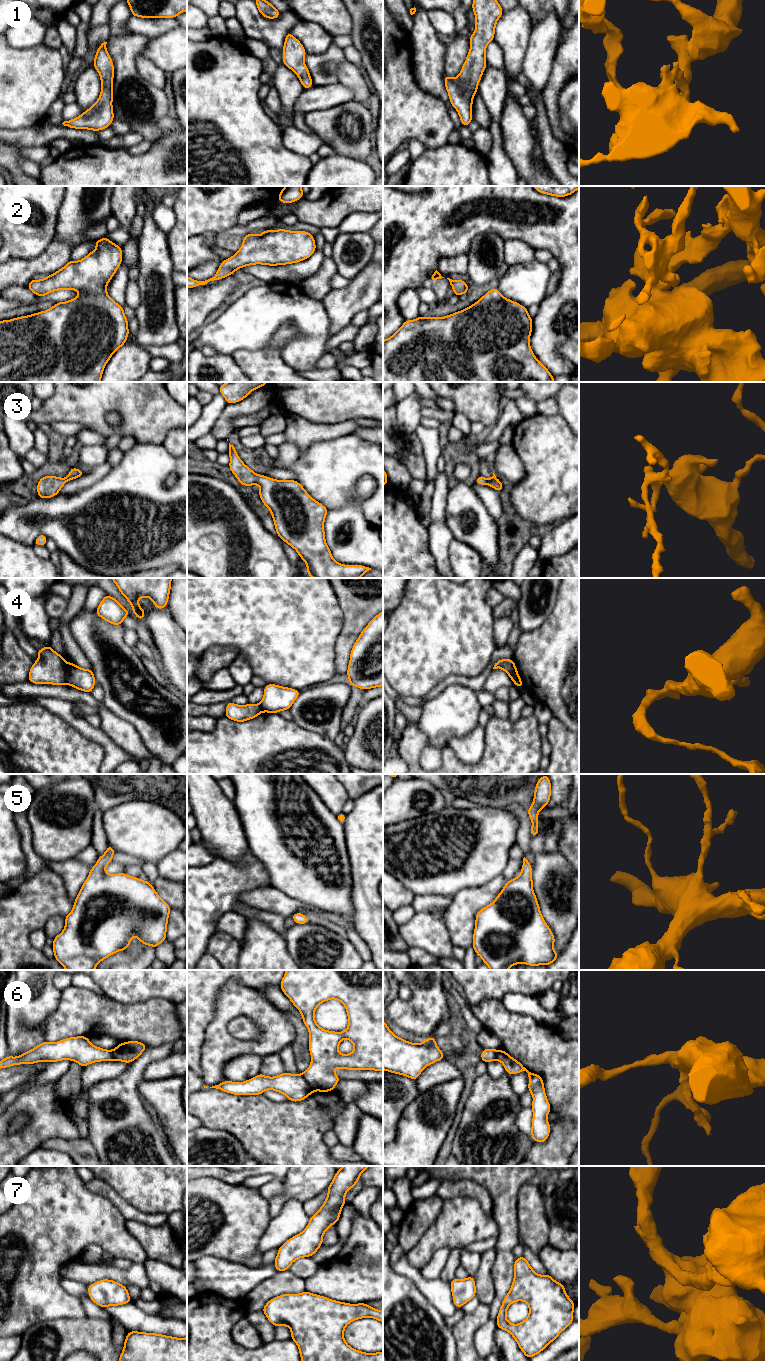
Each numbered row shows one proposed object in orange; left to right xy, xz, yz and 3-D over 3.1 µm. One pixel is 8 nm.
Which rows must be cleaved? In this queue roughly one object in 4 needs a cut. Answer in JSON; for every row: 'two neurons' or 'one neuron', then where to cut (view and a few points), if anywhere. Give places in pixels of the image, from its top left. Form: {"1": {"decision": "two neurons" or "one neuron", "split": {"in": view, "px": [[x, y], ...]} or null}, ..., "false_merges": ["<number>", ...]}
{"1": {"decision": "one neuron", "split": null}, "2": {"decision": "one neuron", "split": null}, "3": {"decision": "one neuron", "split": null}, "4": {"decision": "two neurons", "split": {"in": "xy", "px": [[67, 663], [66, 683]]}}, "5": {"decision": "one neuron", "split": null}, "6": {"decision": "two neurons", "split": {"in": "xz", "px": [[301, 1074], [315, 1090]]}}, "7": {"decision": "one neuron", "split": null}, "false_merges": ["4", "6"]}

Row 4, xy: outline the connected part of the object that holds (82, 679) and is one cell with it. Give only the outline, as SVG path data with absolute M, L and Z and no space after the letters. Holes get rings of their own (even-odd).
M73 662L67 663L67 684L84 692L91 693L96 681L92 669L83 669Z

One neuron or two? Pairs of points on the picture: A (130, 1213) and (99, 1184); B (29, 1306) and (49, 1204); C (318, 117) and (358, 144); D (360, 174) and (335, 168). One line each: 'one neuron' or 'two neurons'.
A: one neuron
B: one neuron
C: one neuron
D: one neuron

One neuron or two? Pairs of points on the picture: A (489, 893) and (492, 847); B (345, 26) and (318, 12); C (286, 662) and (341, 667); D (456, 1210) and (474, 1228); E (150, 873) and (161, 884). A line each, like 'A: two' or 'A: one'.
A: two
B: one
C: two
D: one
E: two

